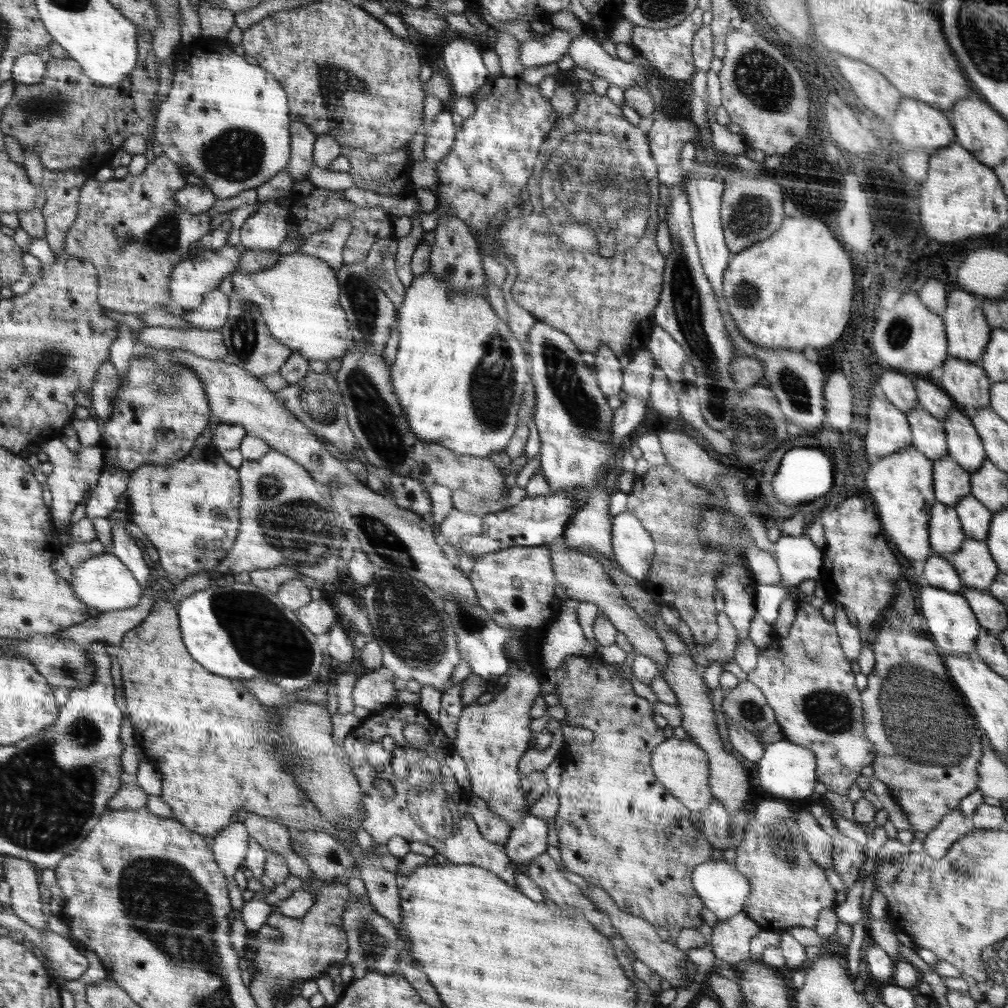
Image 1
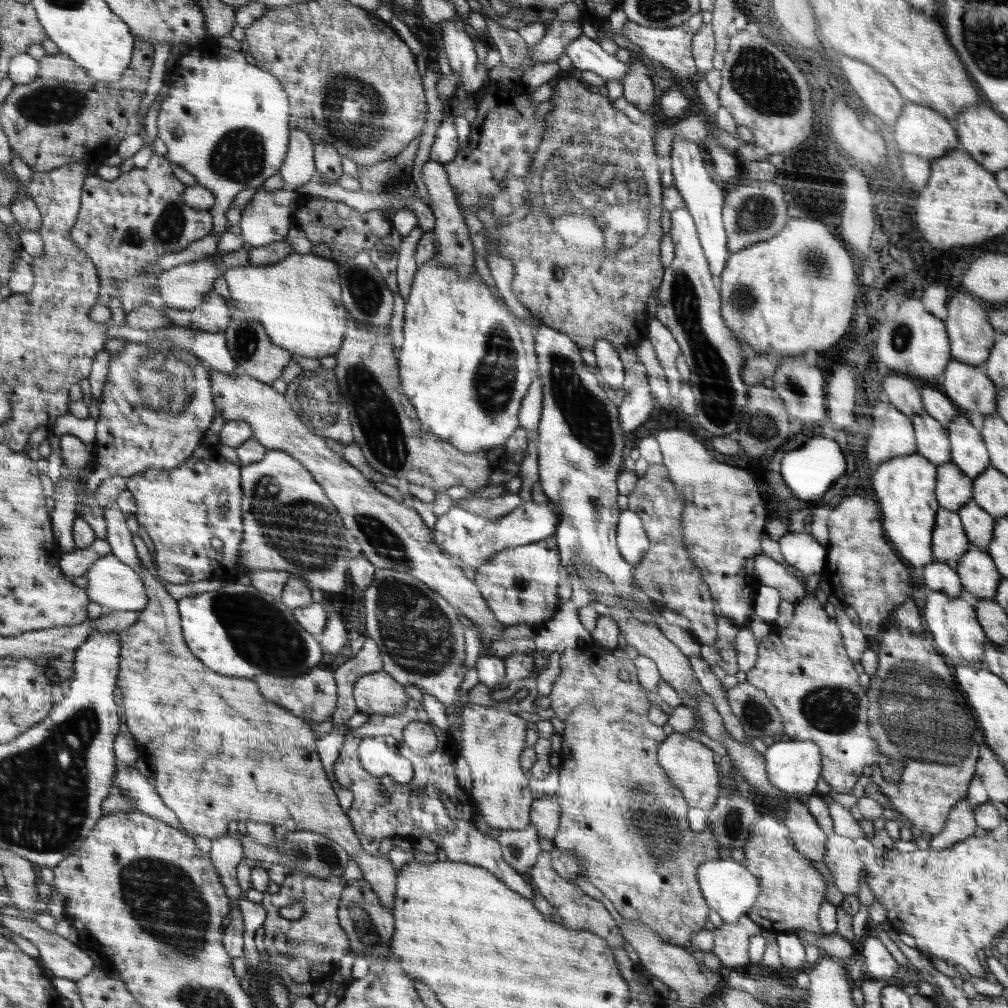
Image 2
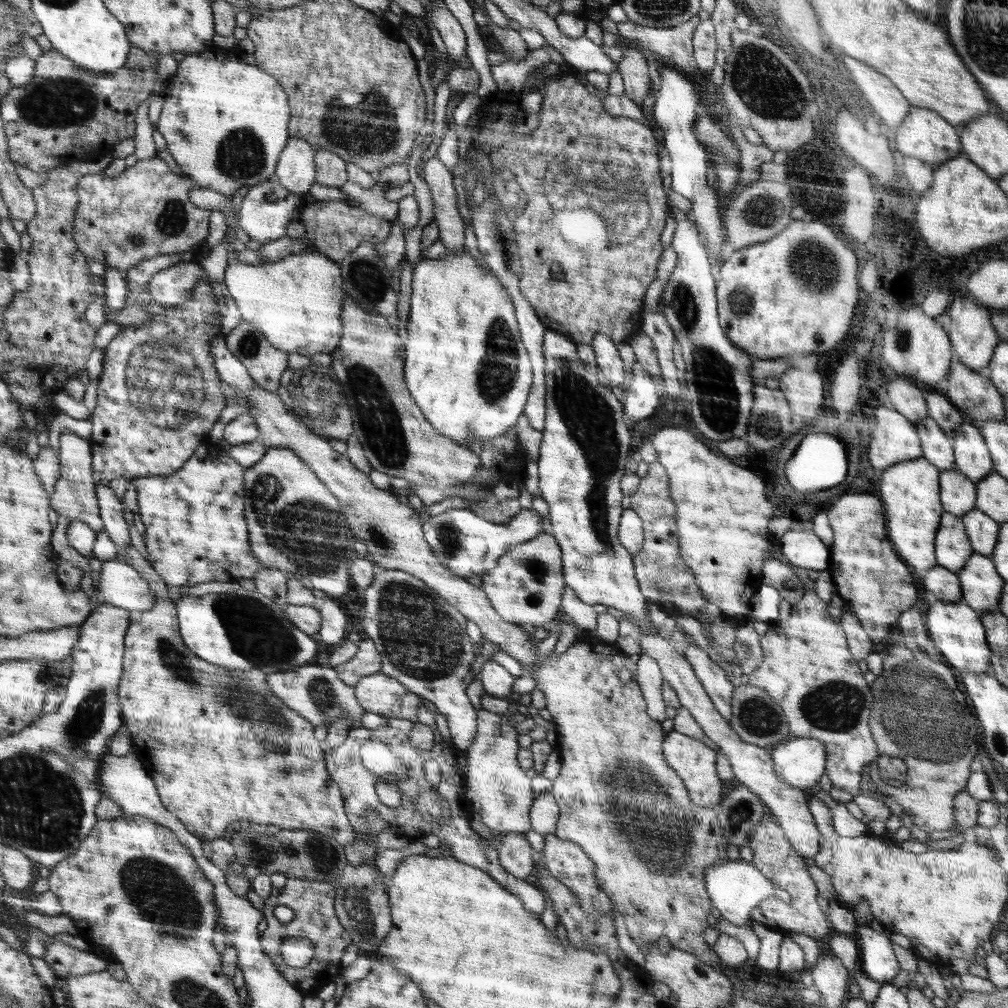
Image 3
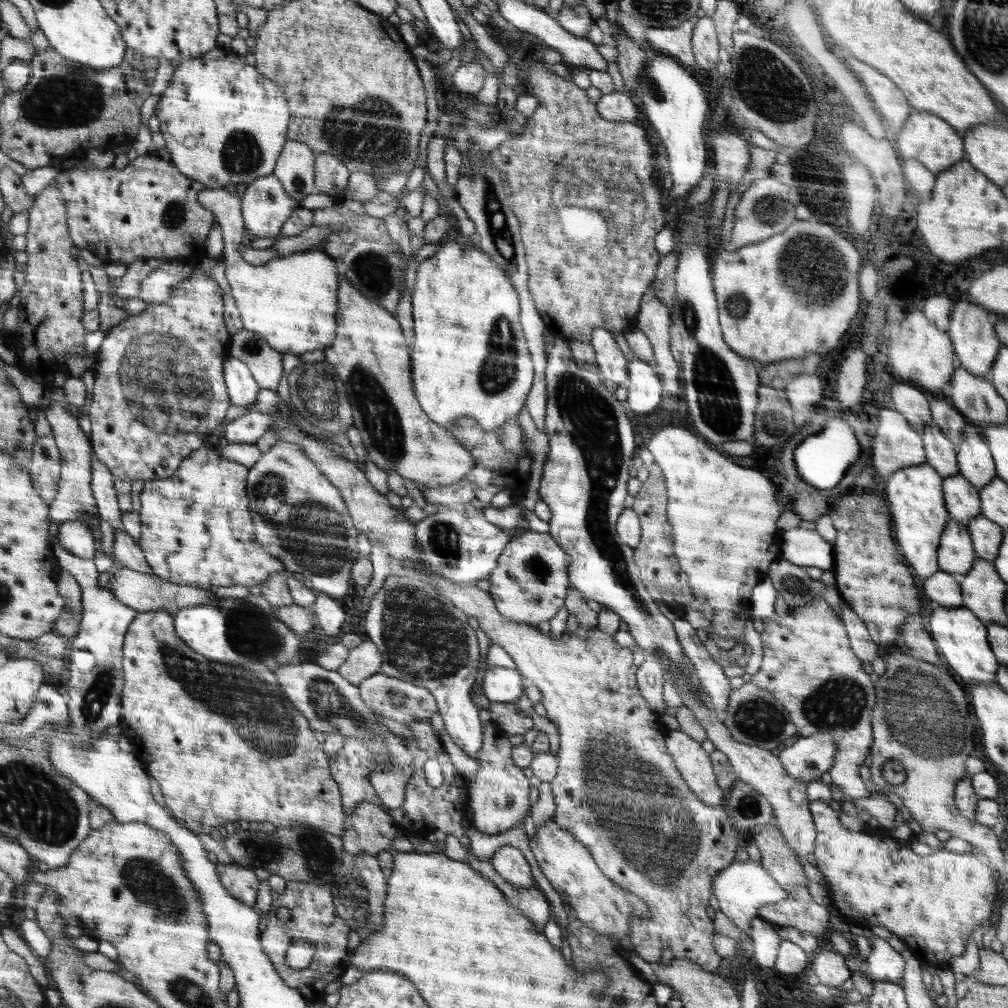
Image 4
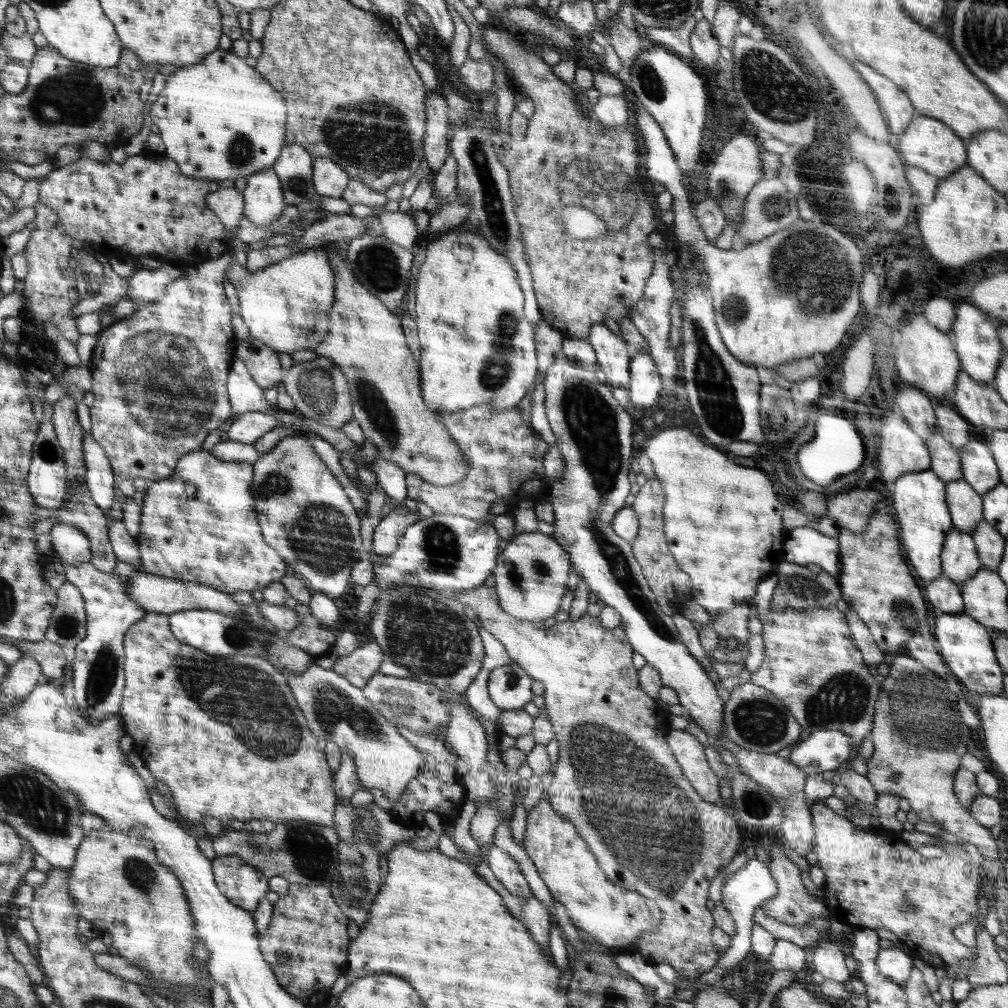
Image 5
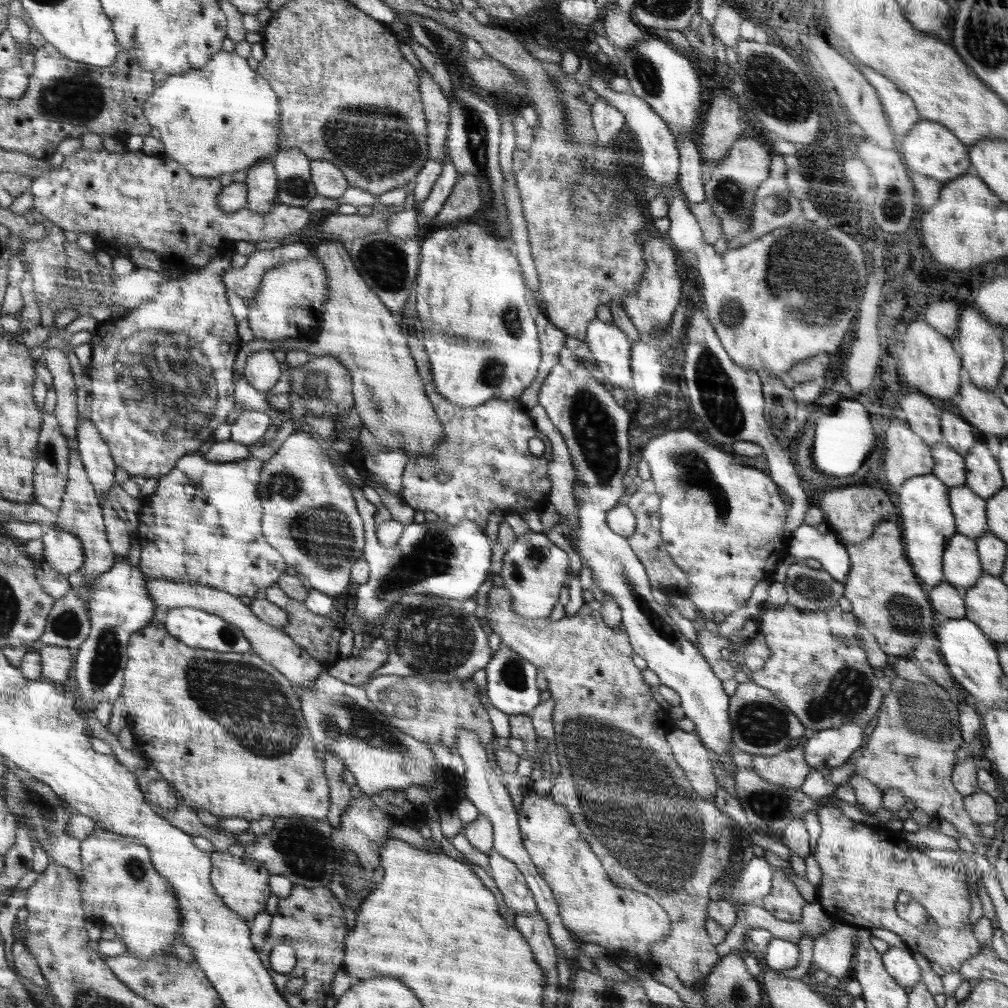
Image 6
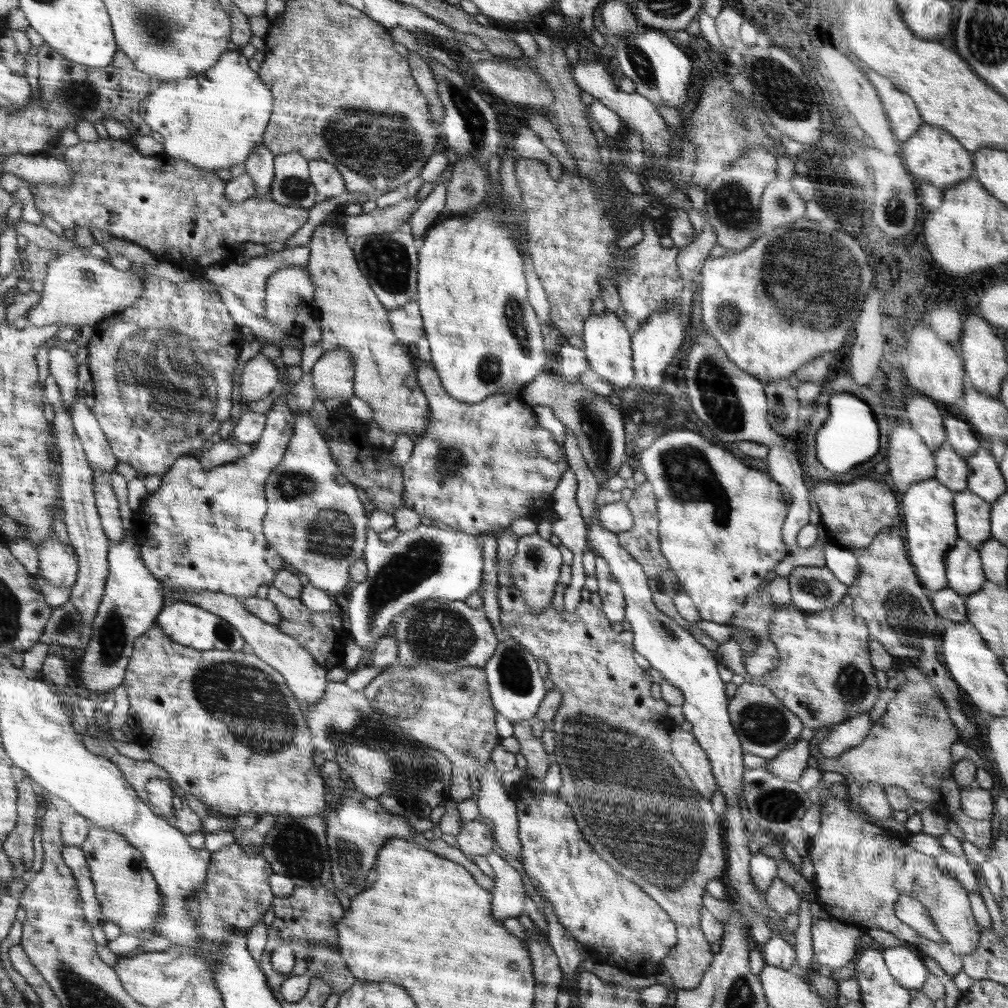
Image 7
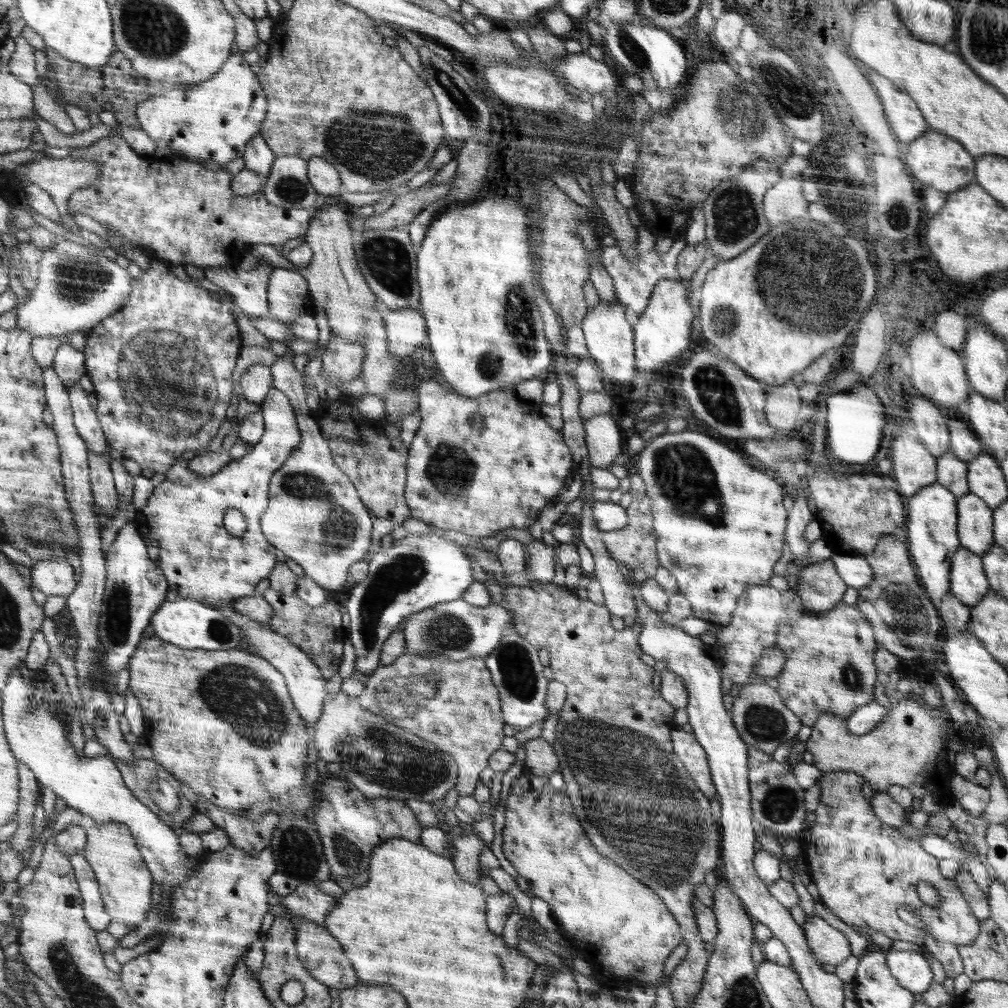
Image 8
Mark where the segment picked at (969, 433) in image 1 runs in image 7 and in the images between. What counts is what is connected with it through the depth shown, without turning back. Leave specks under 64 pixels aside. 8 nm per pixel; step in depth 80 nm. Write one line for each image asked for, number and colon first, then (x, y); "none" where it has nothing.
2: (968, 452)
3: (972, 458)
4: (975, 463)
5: (979, 469)
6: (983, 477)
7: (985, 479)

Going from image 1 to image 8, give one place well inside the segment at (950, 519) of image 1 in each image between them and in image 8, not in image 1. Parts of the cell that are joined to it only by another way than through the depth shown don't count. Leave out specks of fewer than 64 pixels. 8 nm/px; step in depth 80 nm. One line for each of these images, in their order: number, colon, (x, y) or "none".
2: (949, 541)
3: (952, 546)
4: (955, 549)
5: (959, 561)
6: (961, 566)
7: (965, 575)
8: (968, 583)

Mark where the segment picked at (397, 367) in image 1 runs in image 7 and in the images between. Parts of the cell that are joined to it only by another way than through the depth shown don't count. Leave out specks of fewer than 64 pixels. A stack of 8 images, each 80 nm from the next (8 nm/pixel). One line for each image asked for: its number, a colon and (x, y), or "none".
2: (462, 366)
3: (467, 369)
4: (470, 359)
5: (477, 347)
6: (482, 342)
7: (470, 274)

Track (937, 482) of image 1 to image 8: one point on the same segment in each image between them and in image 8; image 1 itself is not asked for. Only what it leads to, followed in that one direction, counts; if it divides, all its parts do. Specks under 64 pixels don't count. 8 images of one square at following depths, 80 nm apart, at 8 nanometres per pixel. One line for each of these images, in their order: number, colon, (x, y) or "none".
2: (954, 489)
3: (957, 493)
4: (961, 499)
5: (965, 505)
6: (969, 510)
7: (972, 513)
8: (975, 518)

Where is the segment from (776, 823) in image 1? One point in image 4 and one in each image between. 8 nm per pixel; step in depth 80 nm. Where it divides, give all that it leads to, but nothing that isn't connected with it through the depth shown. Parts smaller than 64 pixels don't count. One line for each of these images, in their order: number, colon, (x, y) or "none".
2: (791, 890)
3: (773, 854)
4: (799, 911)

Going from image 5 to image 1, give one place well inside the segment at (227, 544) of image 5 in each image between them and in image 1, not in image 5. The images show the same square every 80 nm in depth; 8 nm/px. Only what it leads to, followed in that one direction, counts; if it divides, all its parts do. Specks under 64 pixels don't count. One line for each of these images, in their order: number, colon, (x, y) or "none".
1: (174, 505)
2: (182, 510)
3: (196, 531)
4: (197, 529)

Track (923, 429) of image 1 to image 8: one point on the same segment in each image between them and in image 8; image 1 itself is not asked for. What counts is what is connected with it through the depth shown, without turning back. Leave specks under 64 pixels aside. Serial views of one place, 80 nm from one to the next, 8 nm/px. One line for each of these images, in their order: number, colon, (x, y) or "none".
2: (932, 441)
3: (937, 448)
4: (941, 454)
5: (945, 461)
6: (948, 465)
7: (951, 470)
8: (951, 472)

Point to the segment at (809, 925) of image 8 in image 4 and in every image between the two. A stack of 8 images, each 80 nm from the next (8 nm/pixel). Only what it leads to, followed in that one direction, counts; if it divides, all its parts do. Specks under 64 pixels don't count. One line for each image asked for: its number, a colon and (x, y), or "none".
4: (830, 967)
5: (827, 958)
6: (833, 949)
7: (835, 944)

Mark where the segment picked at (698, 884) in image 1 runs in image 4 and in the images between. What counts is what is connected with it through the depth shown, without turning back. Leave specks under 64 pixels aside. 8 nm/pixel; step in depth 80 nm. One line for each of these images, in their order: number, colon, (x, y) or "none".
2: (727, 886)
3: (735, 887)
4: (742, 888)

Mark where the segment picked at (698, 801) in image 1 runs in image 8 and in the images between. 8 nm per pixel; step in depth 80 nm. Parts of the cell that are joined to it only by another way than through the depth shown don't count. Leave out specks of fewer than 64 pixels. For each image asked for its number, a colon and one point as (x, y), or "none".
2: (693, 767)
3: (694, 762)
4: (694, 763)
5: (688, 751)
6: (688, 750)
7: (693, 758)
8: (692, 755)

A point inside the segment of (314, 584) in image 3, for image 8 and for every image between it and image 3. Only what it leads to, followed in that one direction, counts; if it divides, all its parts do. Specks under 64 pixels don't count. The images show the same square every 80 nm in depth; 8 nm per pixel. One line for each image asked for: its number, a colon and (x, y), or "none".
4: (300, 518)
5: (304, 513)
6: (309, 514)
7: (315, 520)
8: (315, 516)

